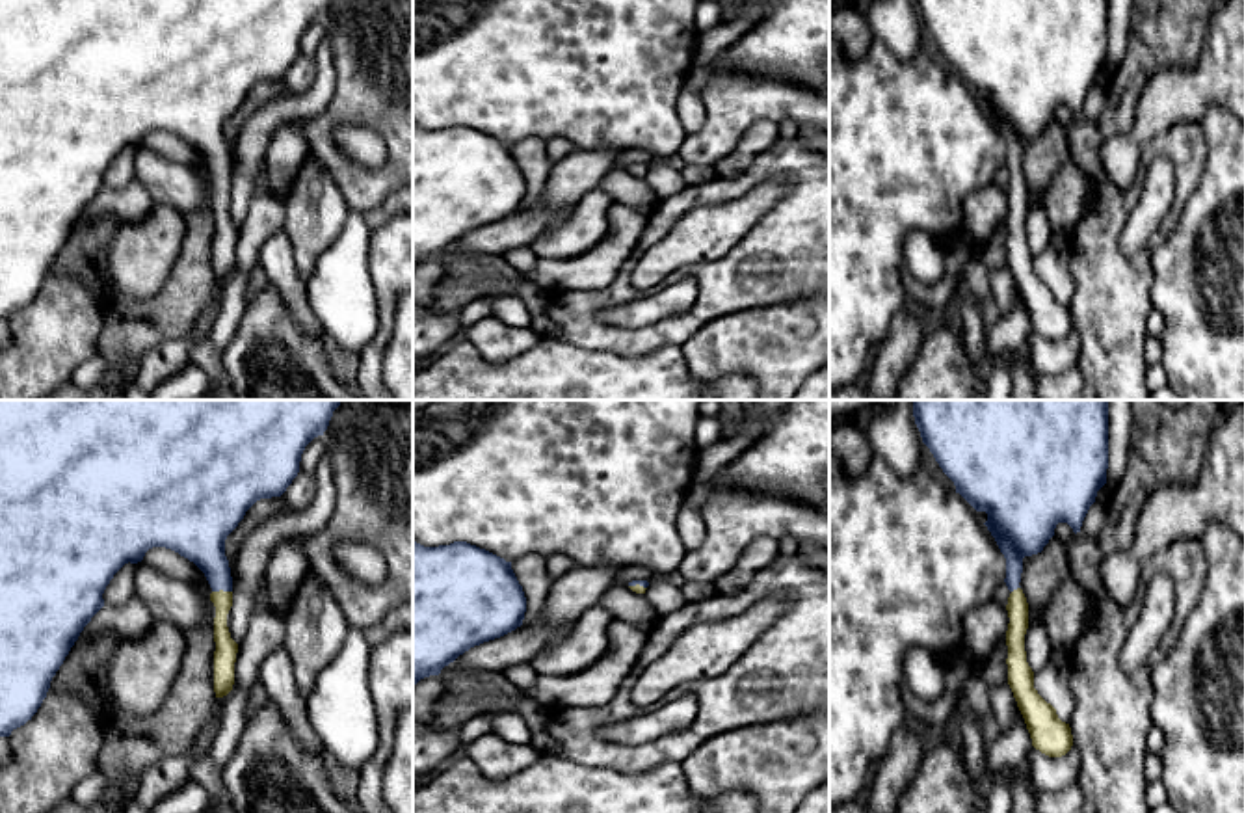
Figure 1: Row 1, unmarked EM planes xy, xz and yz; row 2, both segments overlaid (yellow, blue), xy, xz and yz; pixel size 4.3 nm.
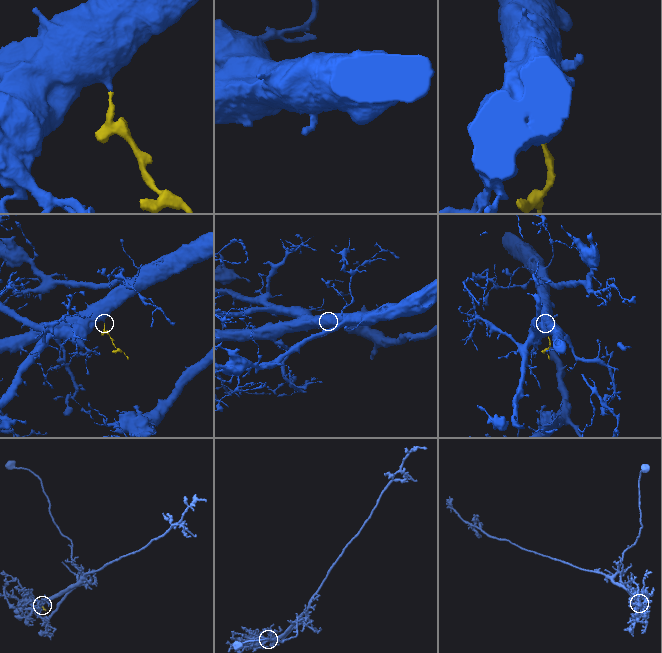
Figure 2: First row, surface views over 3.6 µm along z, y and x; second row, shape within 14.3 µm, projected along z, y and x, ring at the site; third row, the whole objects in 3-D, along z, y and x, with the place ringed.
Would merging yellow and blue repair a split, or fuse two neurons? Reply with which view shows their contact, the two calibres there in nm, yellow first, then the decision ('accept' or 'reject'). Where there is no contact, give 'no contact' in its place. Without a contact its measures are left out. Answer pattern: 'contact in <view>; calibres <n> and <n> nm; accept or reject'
contact in xy; calibres 100 and 220 nm; accept

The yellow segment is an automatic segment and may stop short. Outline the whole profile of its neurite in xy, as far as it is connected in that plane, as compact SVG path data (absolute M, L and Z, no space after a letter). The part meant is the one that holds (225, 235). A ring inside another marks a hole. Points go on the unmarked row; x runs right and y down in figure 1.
M0 0L0 320L24 309L41 290L50 264L84 210L104 190L102 177L125 147L138 147L152 130L165 130L193 145L206 160L216 190L214 275L223 281L234 268L238 227L231 221L227 197L232 190L232 160L225 123L260 82L281 80L299 56L305 30L329 9L331 0Z

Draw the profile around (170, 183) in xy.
M147 145L136 147L134 179L149 192L156 205L177 208L182 216L201 207L212 207L212 184L192 167L165 158Z

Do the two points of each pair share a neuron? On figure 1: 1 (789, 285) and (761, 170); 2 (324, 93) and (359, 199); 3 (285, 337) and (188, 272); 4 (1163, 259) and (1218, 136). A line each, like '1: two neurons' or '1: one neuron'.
1: one neuron
2: two neurons
3: one neuron
4: one neuron

